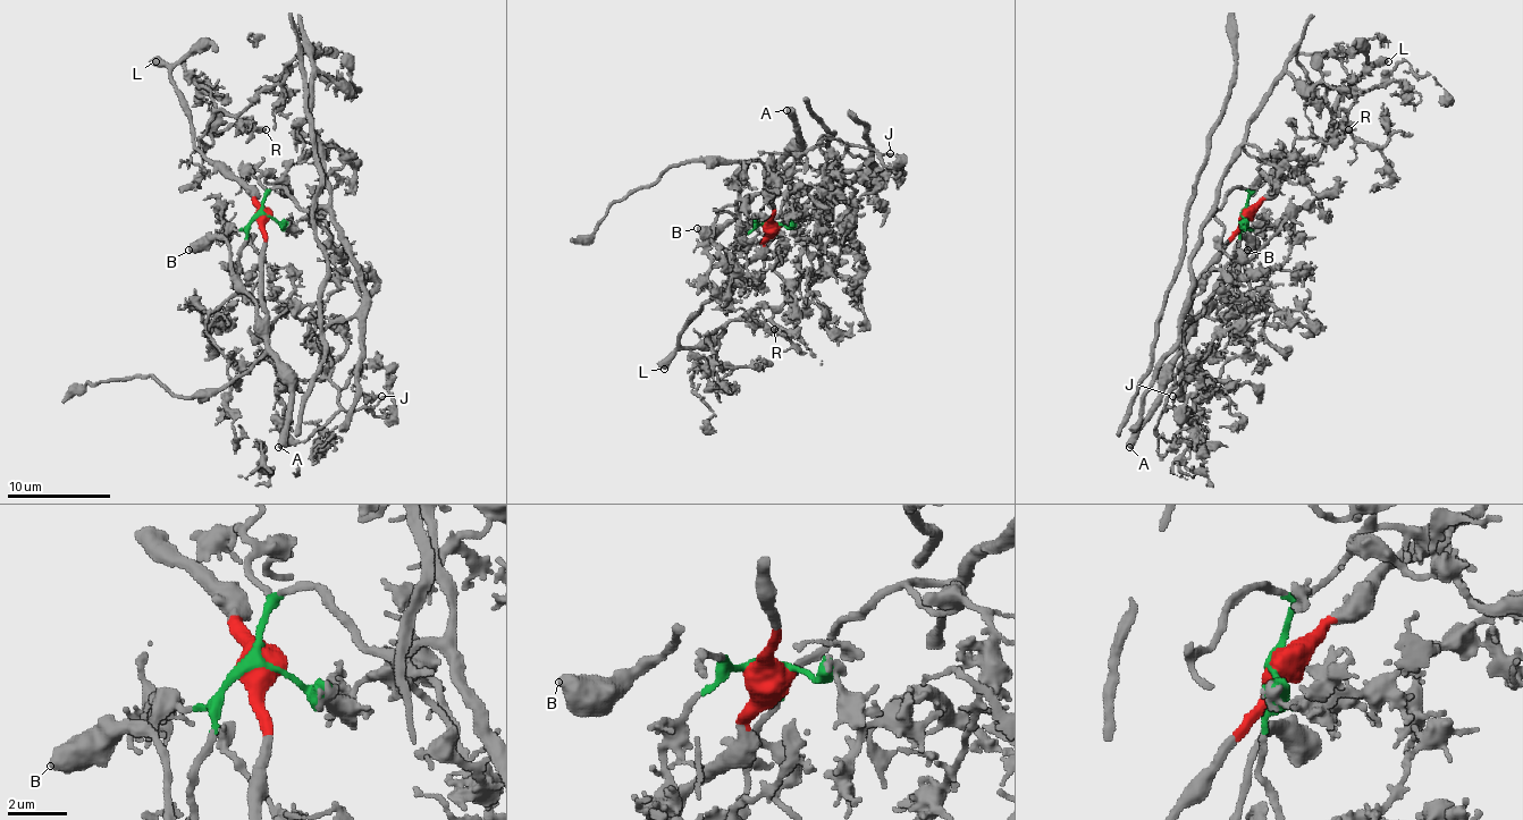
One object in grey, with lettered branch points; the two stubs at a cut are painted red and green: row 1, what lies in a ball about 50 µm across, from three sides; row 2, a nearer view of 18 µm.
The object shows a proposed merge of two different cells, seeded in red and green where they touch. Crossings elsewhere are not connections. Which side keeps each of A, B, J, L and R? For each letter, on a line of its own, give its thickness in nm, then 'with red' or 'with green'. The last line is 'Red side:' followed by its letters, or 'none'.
A: 550 nm | with red
B: 650 nm | with red
J: 160 nm | with green
L: 500 nm | with red
R: 460 nm | with green
Red side: A, B, L

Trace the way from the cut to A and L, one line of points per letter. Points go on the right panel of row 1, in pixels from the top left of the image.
A: (1240, 214), (1240, 230), (1194, 289), (1186, 349), (1176, 360), (1166, 388), (1129, 447)
L: (1240, 214), (1267, 199), (1326, 144), (1326, 129), (1334, 103), (1373, 65), (1388, 61)

